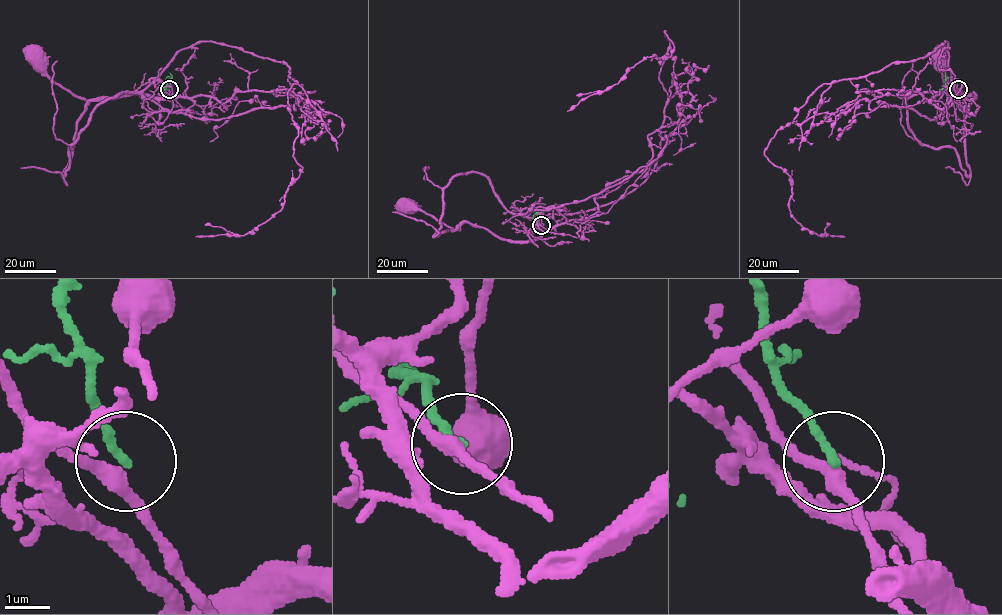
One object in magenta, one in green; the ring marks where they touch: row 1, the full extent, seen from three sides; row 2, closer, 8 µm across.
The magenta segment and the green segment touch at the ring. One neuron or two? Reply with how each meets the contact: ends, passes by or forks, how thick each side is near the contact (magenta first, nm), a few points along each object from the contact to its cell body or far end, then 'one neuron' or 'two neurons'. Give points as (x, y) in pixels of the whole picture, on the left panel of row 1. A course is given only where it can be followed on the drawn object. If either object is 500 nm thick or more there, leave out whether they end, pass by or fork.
magenta passes by | green ends | 280/190 nm | magenta via (169, 90), (175, 99), (121, 94), (88, 103), (57, 85), (38, 57) | green via (169, 89), (166, 78), (168, 76), (172, 78), (161, 94) | two neurons

